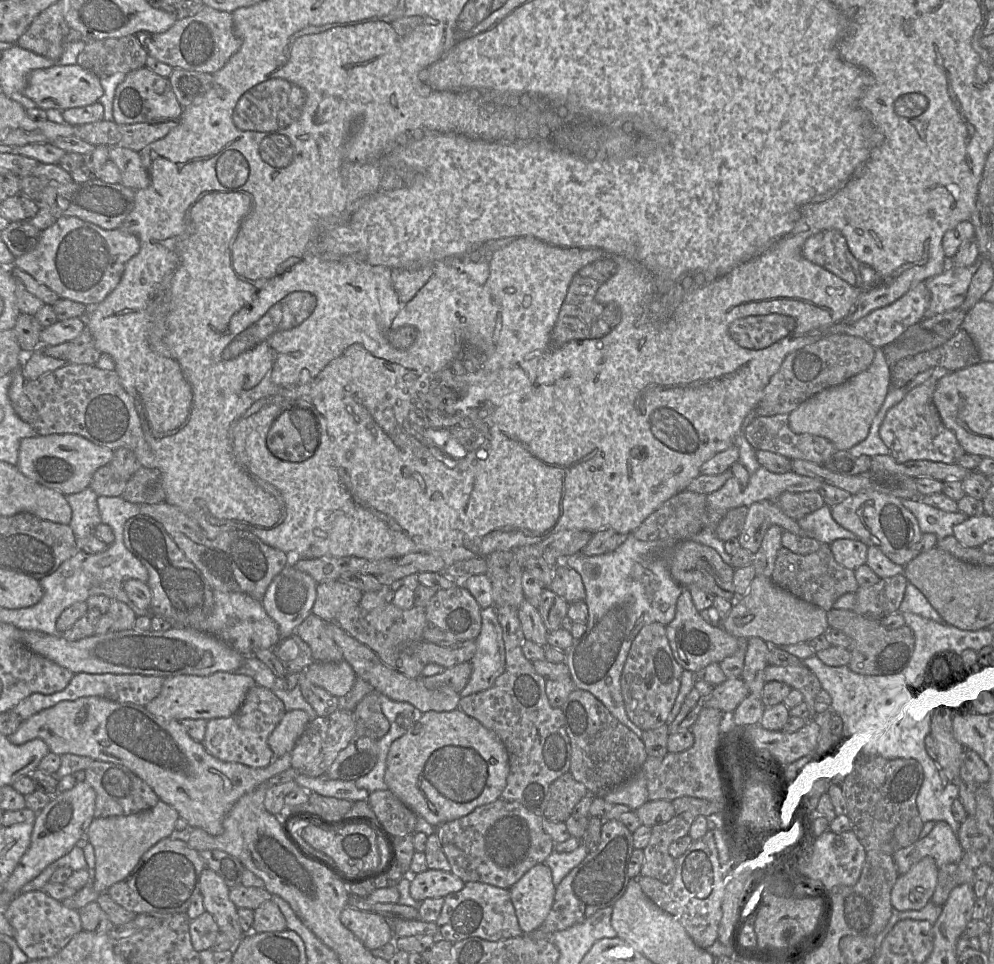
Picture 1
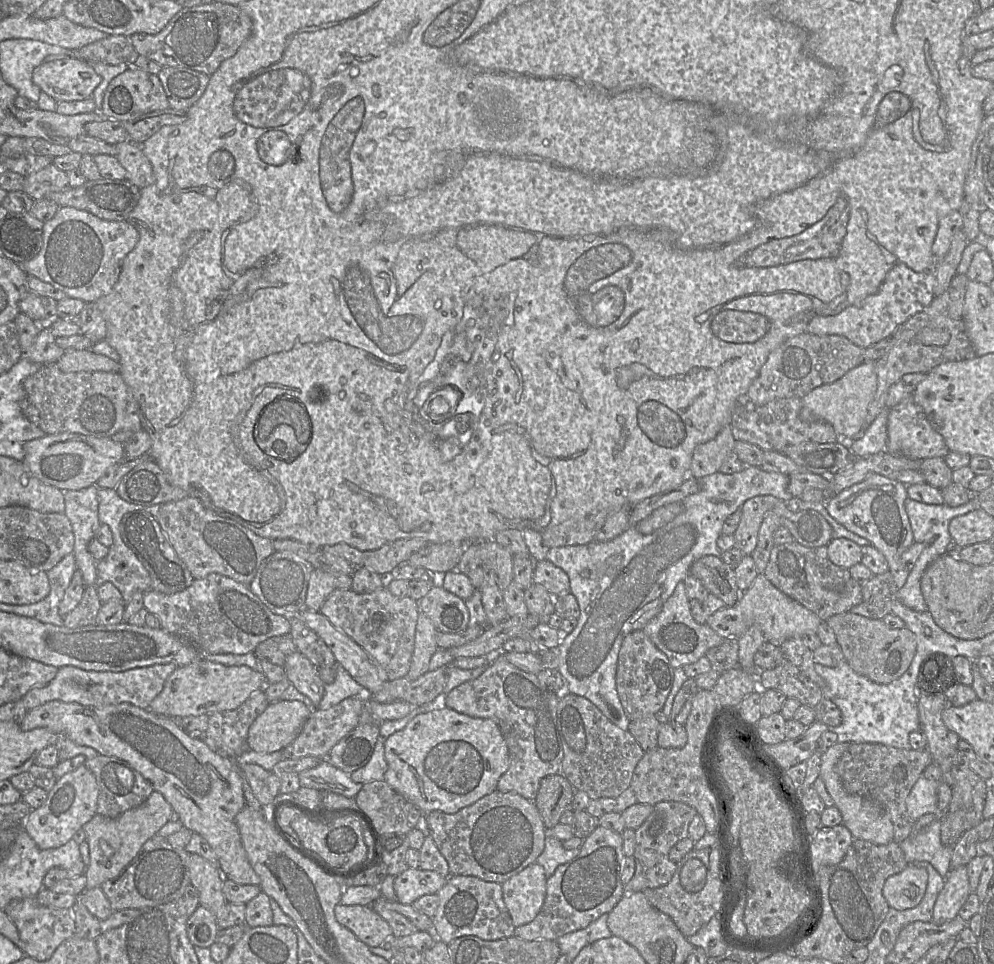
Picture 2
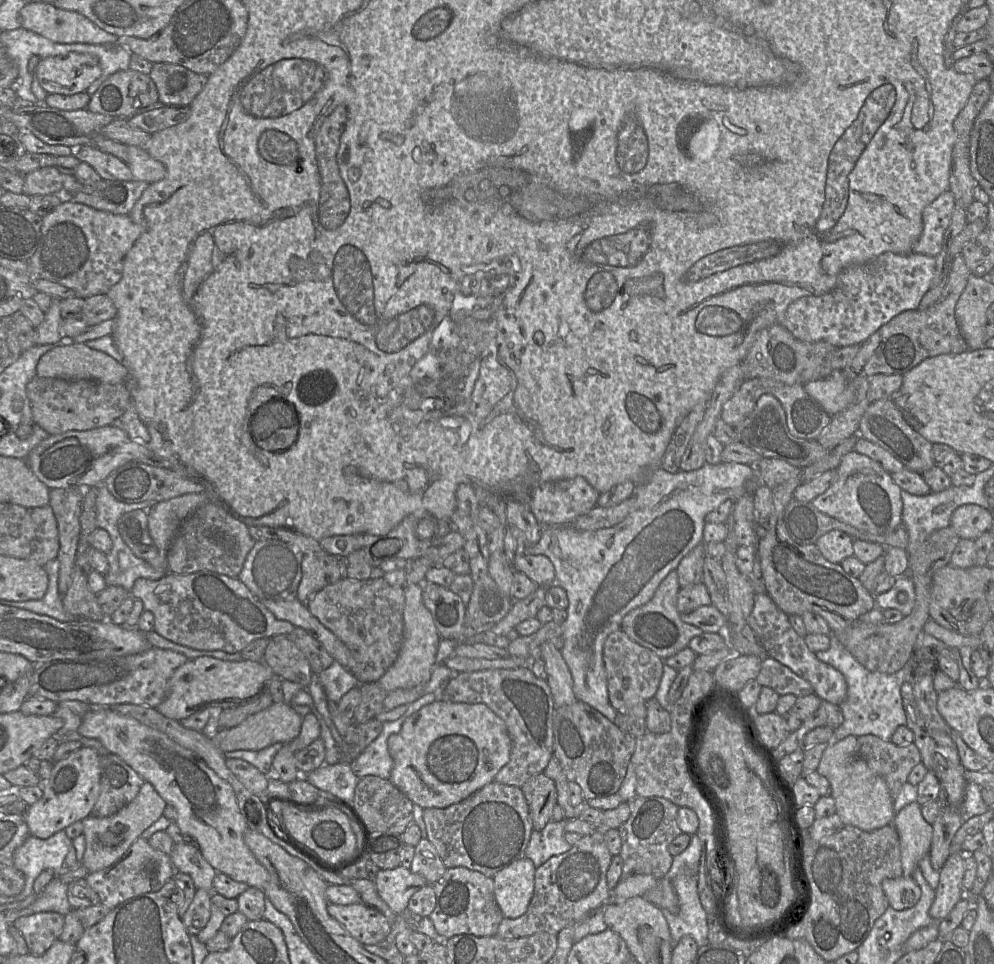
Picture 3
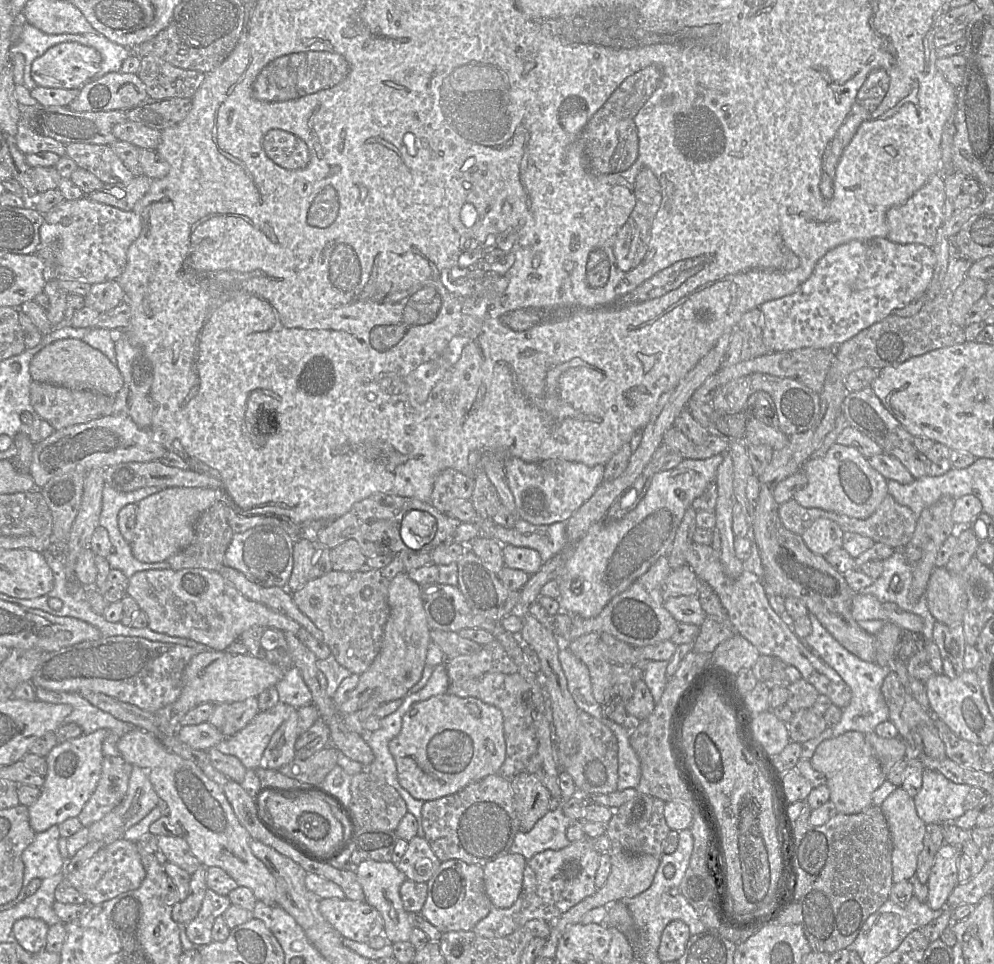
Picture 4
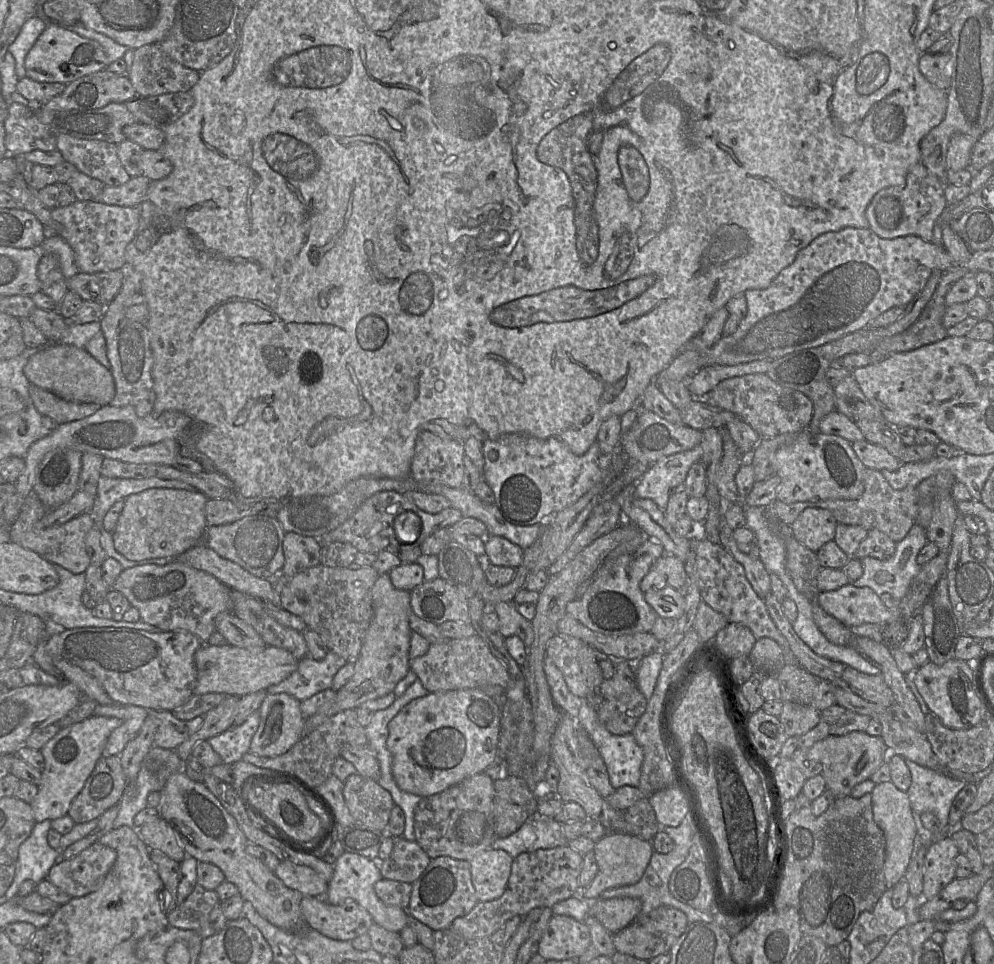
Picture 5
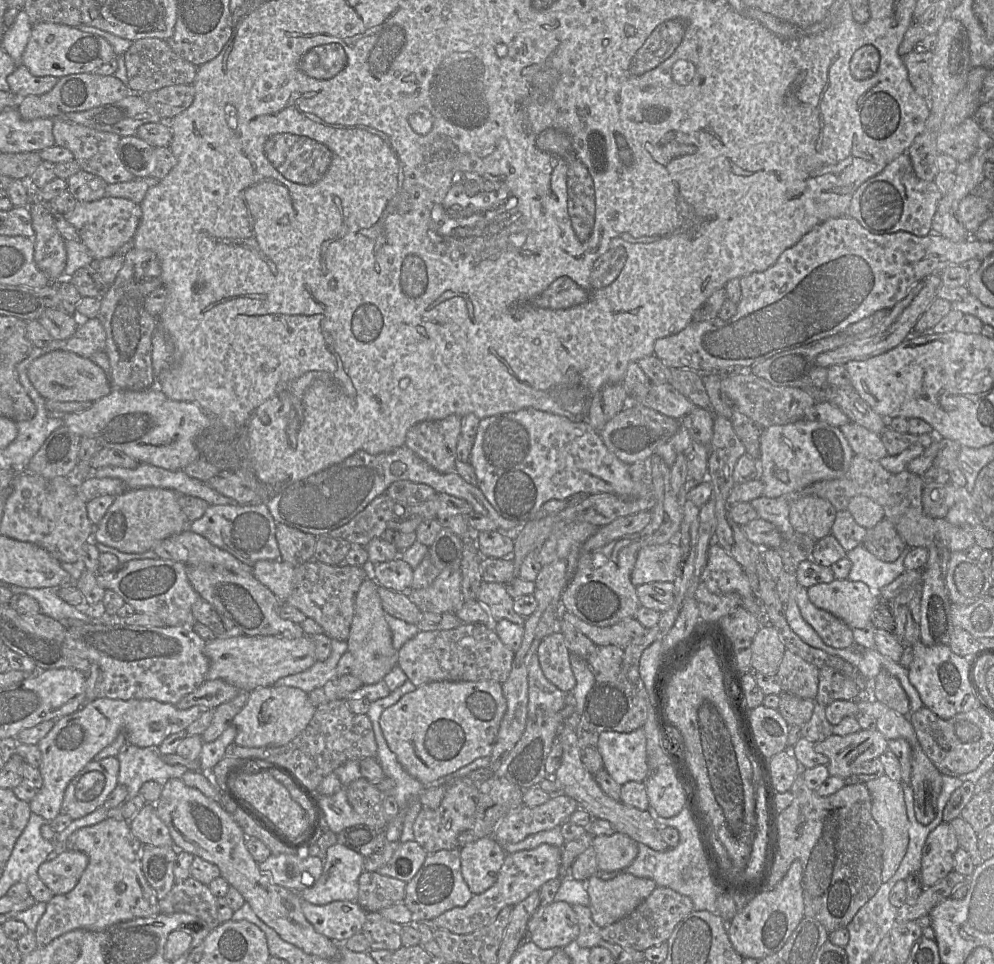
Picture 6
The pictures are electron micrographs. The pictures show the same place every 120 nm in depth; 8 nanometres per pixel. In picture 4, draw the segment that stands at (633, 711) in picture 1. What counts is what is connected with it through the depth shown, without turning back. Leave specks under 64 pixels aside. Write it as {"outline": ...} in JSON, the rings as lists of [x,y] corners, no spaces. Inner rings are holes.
{"outline":[[[591,632],[584,634],[571,640],[565,644],[563,648],[567,648],[588,667],[593,696],[601,705],[605,705],[617,697],[621,687],[633,685],[635,682],[643,680],[645,662],[650,661],[643,659],[634,646],[605,632]]]}

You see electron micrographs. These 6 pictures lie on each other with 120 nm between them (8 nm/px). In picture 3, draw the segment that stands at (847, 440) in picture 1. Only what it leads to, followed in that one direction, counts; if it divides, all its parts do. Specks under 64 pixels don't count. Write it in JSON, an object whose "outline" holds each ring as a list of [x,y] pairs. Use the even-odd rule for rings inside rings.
{"outline":[[[834,370],[827,378],[811,381],[804,385],[804,389],[830,416],[853,403],[853,387],[842,370]]]}

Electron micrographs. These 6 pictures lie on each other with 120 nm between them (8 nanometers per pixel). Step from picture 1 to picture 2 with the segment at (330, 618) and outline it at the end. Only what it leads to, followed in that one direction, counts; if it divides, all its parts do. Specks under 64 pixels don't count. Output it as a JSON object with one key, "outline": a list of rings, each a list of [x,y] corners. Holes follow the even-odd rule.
{"outline":[[[313,569],[305,599],[306,608],[319,612],[329,595],[338,589],[351,589],[351,576],[340,572]]]}

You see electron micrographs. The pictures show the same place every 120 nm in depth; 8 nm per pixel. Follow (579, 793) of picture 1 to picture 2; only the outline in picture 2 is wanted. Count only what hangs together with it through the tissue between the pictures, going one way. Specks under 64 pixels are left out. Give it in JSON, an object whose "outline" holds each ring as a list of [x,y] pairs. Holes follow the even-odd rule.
{"outline":[[[560,773],[550,774],[541,780],[534,804],[547,829],[558,824],[563,812],[571,809],[575,791],[572,784]]]}

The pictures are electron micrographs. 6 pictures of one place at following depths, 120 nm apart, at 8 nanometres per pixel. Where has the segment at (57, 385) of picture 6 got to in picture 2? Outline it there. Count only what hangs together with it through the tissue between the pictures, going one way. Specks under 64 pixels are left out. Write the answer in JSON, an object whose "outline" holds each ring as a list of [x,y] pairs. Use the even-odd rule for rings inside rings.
{"outline":[[[90,349],[66,350],[55,364],[65,373],[120,372],[120,364],[118,362],[104,355],[96,354]]]}

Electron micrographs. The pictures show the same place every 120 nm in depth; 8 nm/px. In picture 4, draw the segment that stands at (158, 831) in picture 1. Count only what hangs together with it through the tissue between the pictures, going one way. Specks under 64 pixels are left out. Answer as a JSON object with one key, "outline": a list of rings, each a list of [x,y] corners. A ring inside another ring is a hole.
{"outline":[[[133,766],[125,798],[114,810],[88,827],[88,842],[107,845],[122,839],[130,827],[157,807],[159,800],[147,773]]]}

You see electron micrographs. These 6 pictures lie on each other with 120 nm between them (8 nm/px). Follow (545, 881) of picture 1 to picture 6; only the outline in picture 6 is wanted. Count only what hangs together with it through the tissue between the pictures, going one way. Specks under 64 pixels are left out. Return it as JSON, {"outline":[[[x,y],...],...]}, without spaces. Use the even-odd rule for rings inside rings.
{"outline":[[[490,836],[470,842],[459,849],[461,873],[473,894],[481,894],[497,880],[507,855],[503,847]]]}

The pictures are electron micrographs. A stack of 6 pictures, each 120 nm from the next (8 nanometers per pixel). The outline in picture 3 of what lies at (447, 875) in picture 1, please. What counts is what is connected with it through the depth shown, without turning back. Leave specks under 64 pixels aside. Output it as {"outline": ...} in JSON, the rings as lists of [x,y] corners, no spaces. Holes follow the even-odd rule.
{"outline":[[[401,865],[393,869],[378,870],[373,882],[380,898],[397,916],[401,916],[407,909],[411,896],[428,884],[424,877]]]}

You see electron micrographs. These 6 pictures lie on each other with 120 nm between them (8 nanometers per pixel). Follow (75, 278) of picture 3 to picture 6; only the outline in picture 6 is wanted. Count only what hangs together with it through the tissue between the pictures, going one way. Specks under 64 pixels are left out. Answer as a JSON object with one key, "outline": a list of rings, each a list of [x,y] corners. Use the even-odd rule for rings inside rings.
{"outline":[[[104,196],[92,202],[77,202],[75,208],[64,214],[77,230],[81,242],[89,249],[93,259],[110,257],[126,243],[132,241],[142,216],[140,204],[126,198]]]}

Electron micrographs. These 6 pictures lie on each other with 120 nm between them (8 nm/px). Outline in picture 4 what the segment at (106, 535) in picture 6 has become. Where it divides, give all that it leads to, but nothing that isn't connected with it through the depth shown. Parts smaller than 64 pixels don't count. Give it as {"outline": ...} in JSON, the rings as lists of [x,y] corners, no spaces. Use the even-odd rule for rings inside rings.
{"outline":[[[171,487],[149,495],[137,503],[132,554],[141,562],[167,560],[183,550],[194,539],[195,524],[199,516],[219,500],[219,493],[211,488]]]}

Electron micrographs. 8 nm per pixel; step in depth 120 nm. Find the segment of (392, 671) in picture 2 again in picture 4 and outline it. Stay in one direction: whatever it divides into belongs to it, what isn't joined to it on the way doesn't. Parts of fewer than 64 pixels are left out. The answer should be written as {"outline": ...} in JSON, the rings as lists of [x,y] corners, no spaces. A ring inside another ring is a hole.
{"outline":[[[370,568],[357,572],[332,570],[292,593],[297,607],[323,633],[323,643],[330,648],[331,654],[352,674],[364,673],[381,649],[384,627],[390,614],[389,583],[390,580],[379,570]]]}

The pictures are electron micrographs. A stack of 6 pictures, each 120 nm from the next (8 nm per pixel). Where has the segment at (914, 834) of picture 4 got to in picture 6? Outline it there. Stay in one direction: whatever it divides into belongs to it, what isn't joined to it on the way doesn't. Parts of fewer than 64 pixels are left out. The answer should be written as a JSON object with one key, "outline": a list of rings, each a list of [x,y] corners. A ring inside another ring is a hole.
{"outline":[[[881,775],[864,783],[871,796],[871,814],[882,831],[883,865],[882,881],[887,882],[897,871],[909,844],[909,820],[904,802],[904,793],[899,781]]]}

